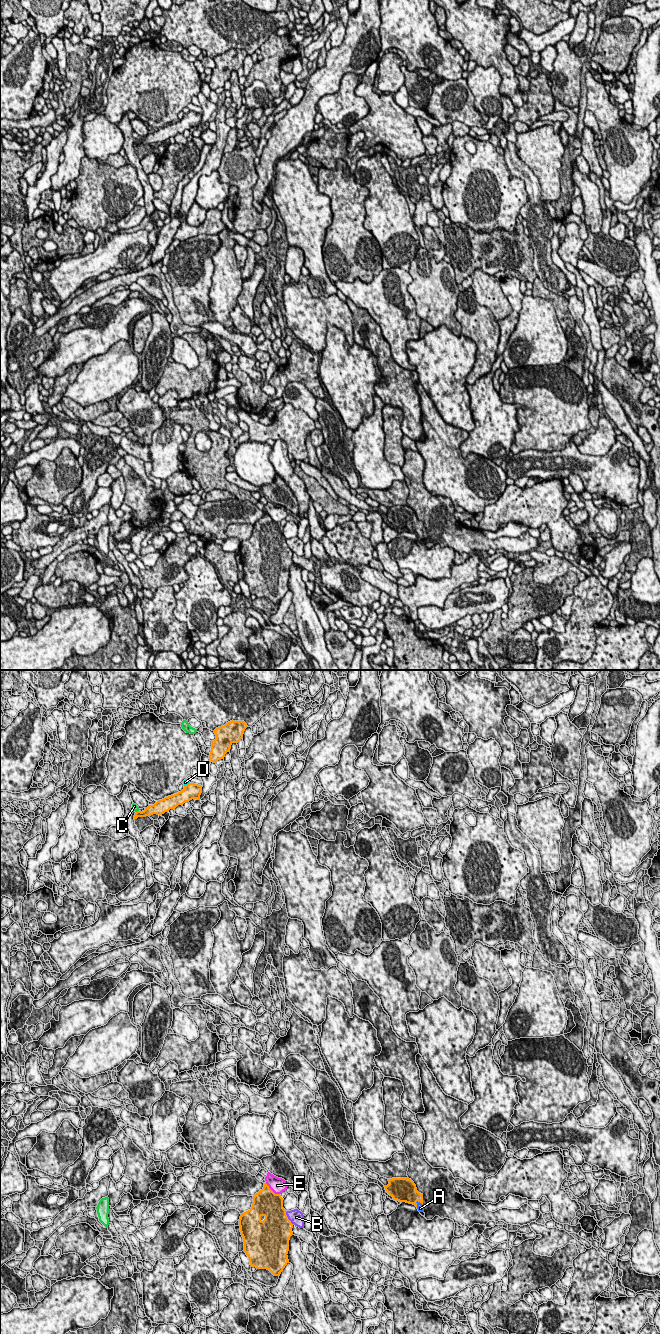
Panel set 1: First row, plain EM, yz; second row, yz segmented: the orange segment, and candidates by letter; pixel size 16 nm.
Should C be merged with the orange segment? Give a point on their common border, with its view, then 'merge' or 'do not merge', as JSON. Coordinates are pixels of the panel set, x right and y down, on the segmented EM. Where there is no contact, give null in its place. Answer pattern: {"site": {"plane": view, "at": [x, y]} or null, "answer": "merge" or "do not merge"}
{"site": {"plane": "yz", "at": [137, 811]}, "answer": "do not merge"}

